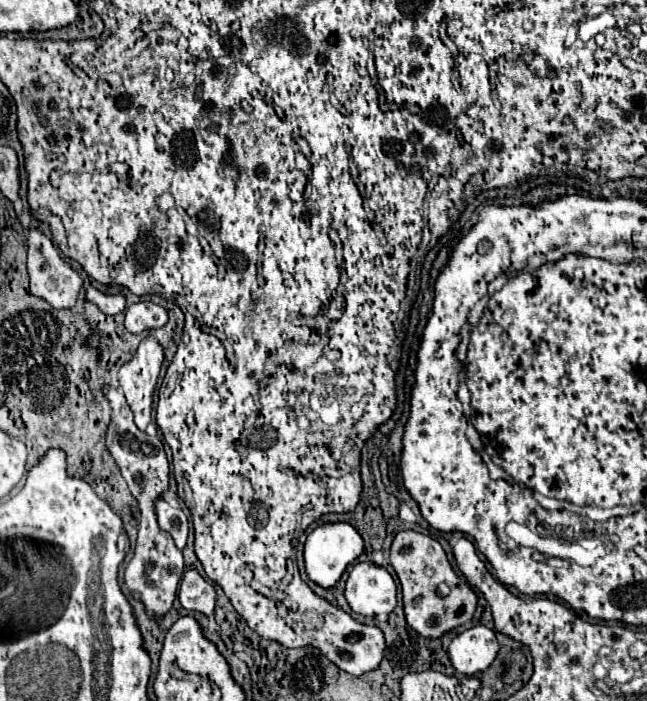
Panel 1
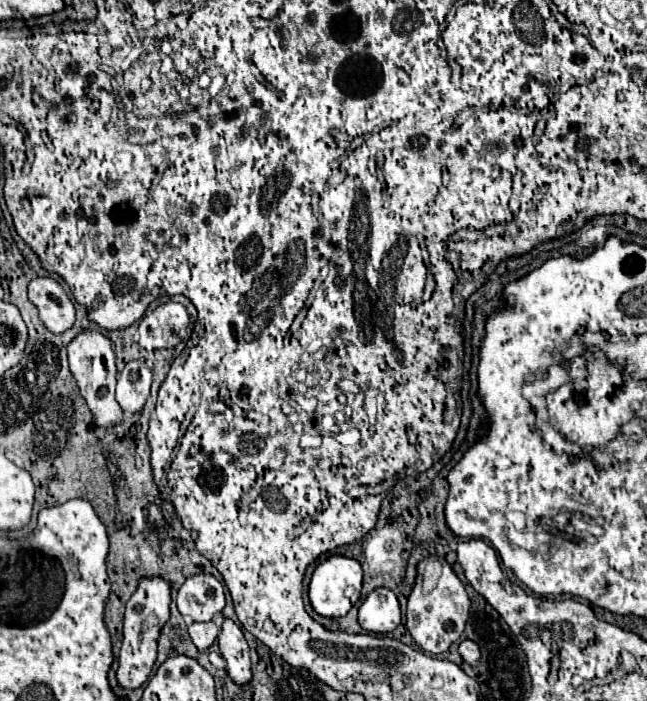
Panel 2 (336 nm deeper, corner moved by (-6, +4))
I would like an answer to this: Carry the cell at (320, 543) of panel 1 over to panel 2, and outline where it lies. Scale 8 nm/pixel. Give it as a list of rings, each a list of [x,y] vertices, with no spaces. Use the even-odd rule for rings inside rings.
[[[345,556],[327,558],[315,568],[311,584],[309,584],[309,600],[313,610],[319,616],[327,616],[327,618],[345,616],[361,596],[361,582],[363,582],[363,572],[357,560],[345,558]]]

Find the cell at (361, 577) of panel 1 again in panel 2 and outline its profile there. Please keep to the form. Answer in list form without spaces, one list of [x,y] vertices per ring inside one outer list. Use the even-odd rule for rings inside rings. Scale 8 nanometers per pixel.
[[[373,590],[359,608],[359,624],[363,630],[375,634],[393,632],[401,624],[401,610],[393,590]]]

